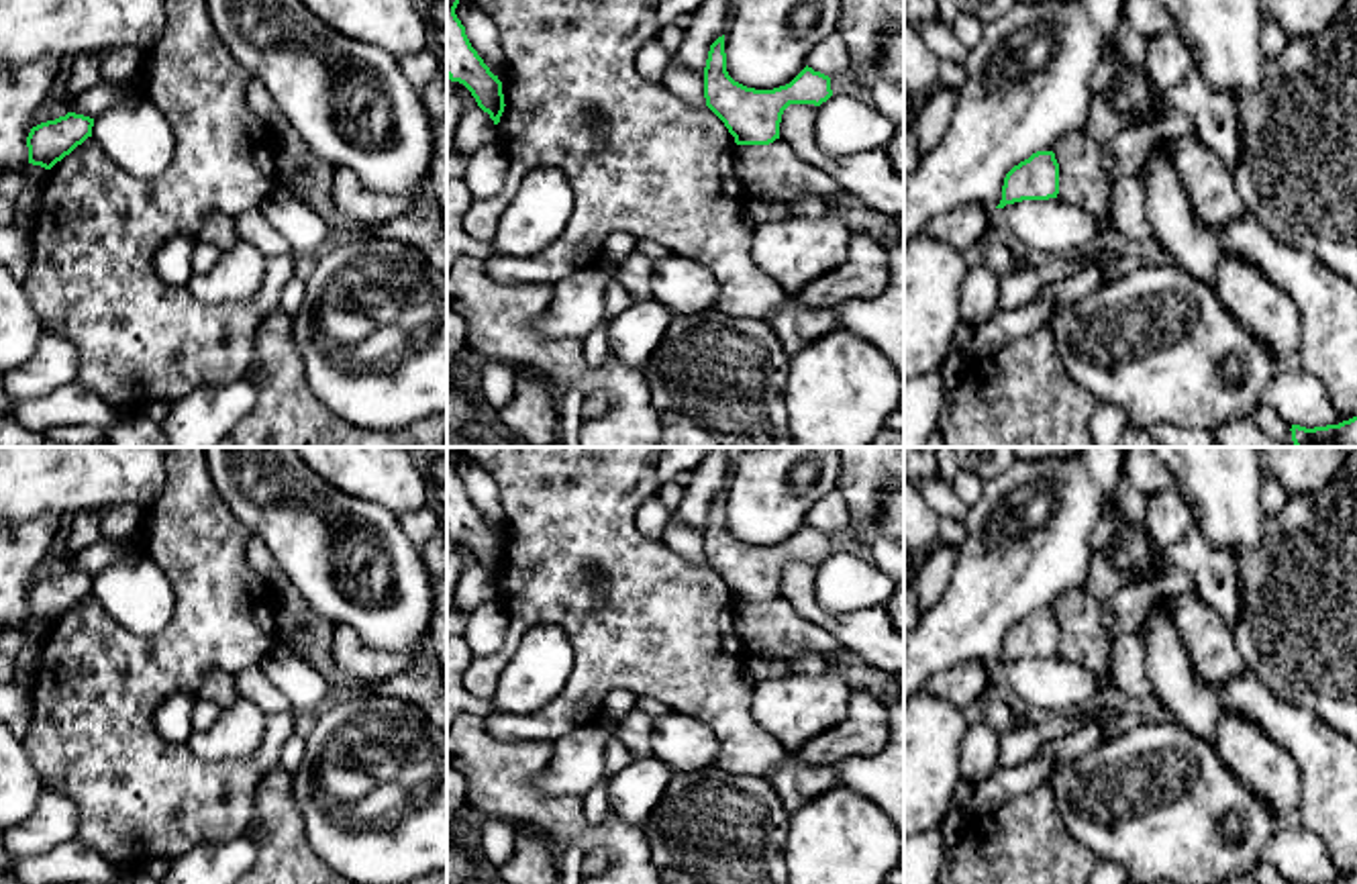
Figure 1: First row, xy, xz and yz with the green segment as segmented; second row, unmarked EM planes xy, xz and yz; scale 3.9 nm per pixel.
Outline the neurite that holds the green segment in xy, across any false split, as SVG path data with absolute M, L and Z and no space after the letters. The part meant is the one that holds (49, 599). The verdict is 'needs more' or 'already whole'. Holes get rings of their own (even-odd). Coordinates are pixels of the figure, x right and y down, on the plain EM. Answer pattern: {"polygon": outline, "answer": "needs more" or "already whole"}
{"polygon": "M76 570L33 584L27 594L29 621L51 627L92 594L92 584L94 576Z", "answer": "already whole"}

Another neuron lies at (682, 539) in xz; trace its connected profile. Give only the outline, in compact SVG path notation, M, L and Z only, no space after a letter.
M675 510L669 517L669 523L661 535L661 541L677 555L690 563L706 563L704 555L704 535L686 527Z

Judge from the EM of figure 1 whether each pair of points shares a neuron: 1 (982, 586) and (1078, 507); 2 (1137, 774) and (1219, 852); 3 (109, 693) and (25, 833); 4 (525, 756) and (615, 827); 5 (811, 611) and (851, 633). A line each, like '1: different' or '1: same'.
1: same
2: same
3: different
4: same
5: same

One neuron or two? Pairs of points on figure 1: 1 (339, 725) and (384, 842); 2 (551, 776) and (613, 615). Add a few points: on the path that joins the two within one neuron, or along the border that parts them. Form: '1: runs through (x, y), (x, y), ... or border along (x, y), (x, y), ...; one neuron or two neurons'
1: runs through (372, 744), (413, 784), (413, 809); one neuron
2: border along (596, 721), (574, 727), (551, 742); two neurons

